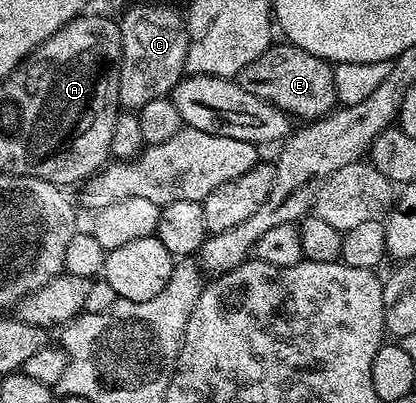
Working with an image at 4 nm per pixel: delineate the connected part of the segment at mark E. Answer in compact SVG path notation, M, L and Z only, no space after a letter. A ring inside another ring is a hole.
M274 42L250 66L240 71L240 87L250 90L267 104L278 106L278 110L300 122L311 122L327 116L337 107L335 74L329 61L318 58L306 50L287 42ZM297 116L297 117L296 117Z

